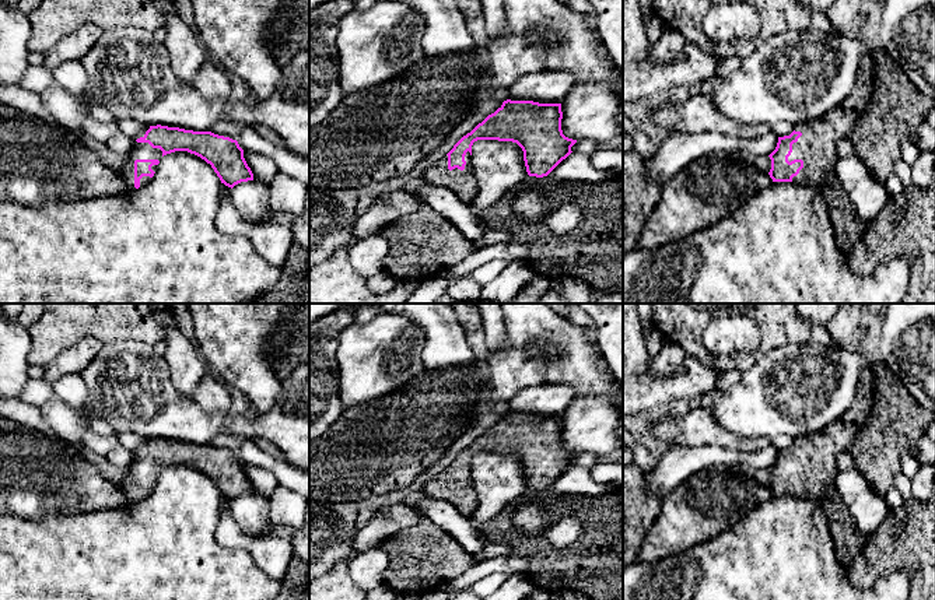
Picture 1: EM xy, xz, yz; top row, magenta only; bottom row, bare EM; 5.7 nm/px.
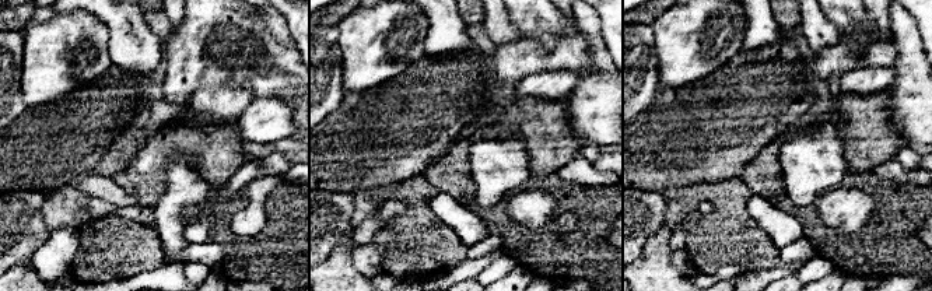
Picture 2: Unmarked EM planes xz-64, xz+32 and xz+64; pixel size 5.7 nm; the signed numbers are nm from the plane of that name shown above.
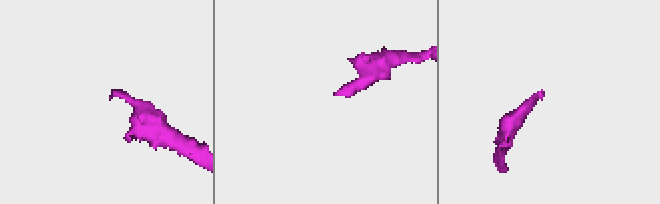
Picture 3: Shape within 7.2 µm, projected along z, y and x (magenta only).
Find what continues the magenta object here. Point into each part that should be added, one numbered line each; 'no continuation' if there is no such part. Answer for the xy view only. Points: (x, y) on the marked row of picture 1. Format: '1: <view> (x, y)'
1: xy (140, 150)

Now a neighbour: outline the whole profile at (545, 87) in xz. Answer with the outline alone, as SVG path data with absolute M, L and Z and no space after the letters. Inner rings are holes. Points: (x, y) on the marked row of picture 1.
M539 71L523 76L508 88L511 101L561 103L575 80L565 71Z

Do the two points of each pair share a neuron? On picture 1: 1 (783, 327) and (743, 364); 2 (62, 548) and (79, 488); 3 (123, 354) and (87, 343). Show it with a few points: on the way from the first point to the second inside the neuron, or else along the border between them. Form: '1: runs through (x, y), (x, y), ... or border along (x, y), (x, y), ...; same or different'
1: runs through (773, 337), (753, 358); same
2: border along (104, 508), (77, 513), (48, 513), (39, 520); different
3: border along (104, 343), (81, 372); different

